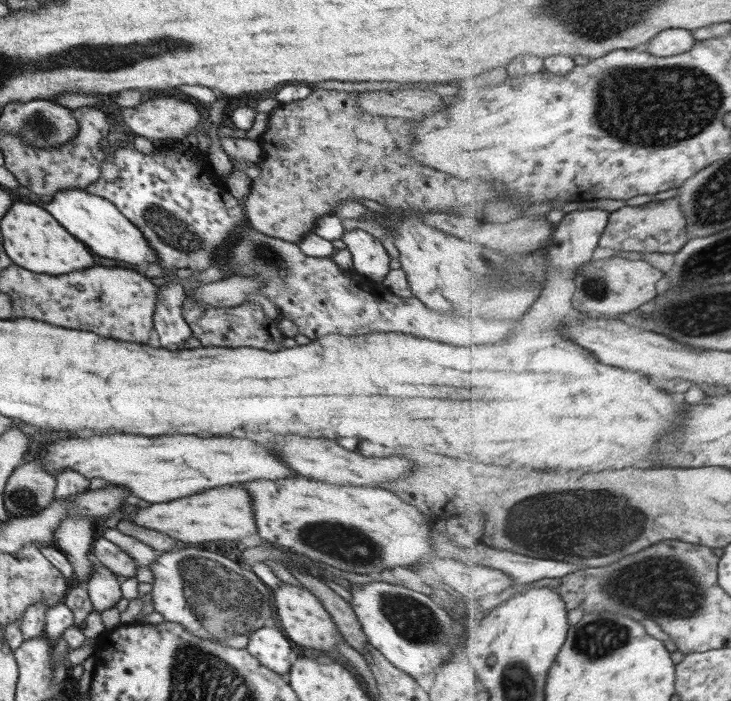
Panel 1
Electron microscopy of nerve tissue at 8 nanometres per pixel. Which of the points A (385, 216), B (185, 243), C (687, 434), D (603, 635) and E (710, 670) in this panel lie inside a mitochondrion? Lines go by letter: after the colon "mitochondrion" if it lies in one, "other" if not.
A: other
B: mitochondrion
C: other
D: mitochondrion
E: other

